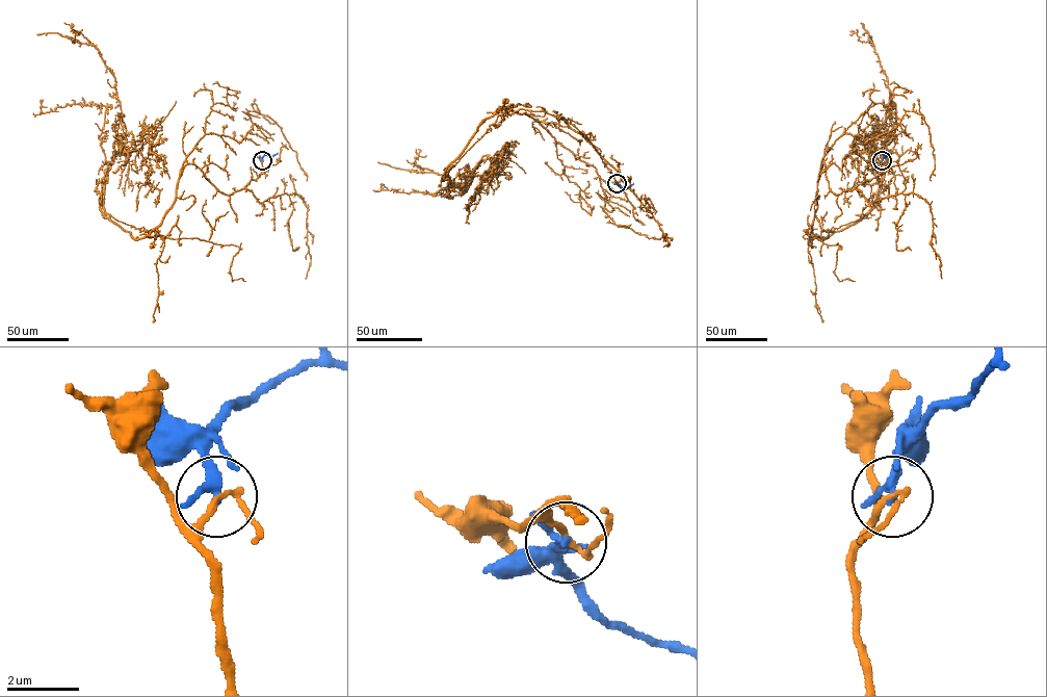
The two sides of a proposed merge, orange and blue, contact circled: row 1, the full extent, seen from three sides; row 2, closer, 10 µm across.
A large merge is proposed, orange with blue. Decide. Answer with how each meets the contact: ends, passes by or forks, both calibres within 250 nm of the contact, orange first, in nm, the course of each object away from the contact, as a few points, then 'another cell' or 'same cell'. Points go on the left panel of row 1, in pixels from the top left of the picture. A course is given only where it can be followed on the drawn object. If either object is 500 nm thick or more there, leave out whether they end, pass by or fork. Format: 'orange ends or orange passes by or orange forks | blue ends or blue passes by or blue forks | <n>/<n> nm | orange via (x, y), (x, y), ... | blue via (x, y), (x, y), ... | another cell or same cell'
orange passes by | blue passes by | 140/220 nm | orange via (261, 159), (229, 195), (186, 164), (135, 238), (100, 208), (126, 132), (113, 74), (37, 34) | blue via (261, 159), (263, 156), (278, 153) | another cell

